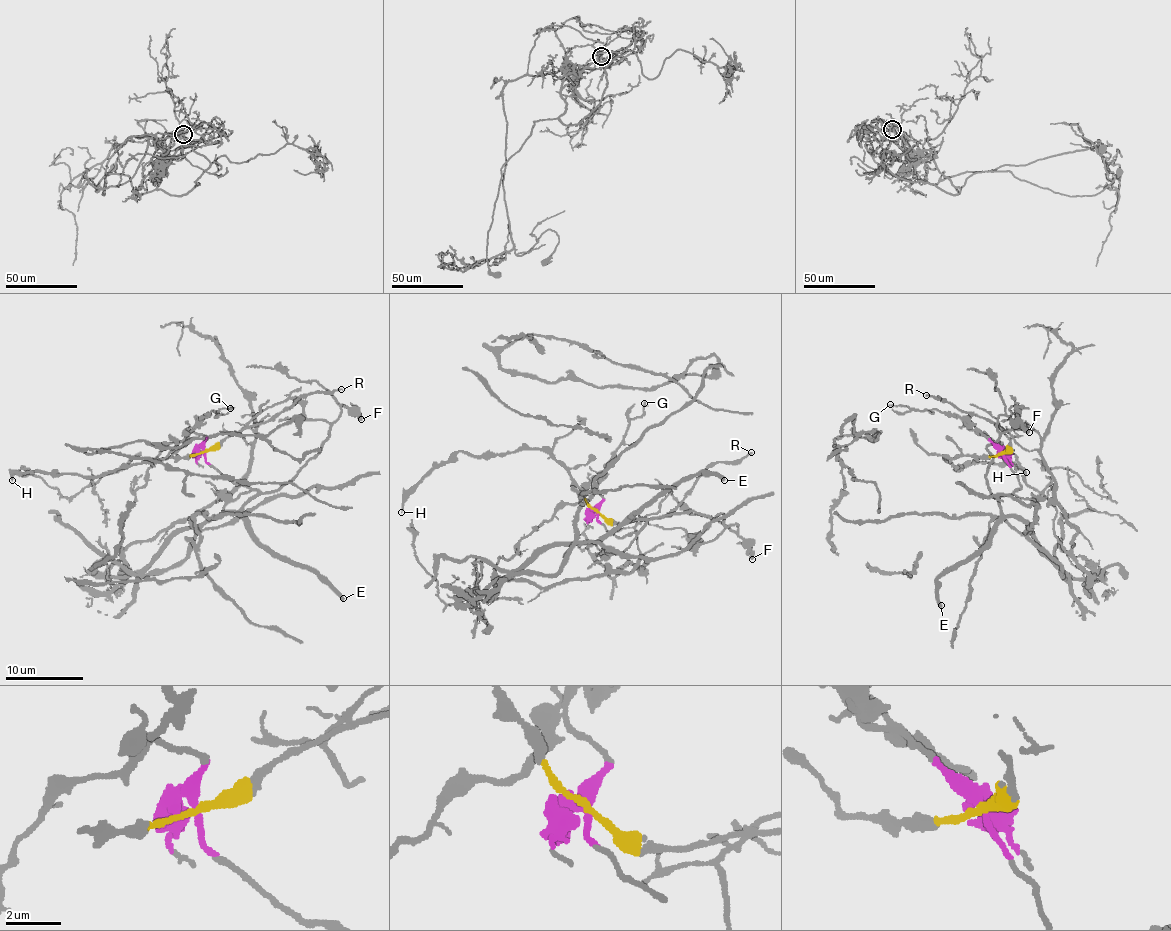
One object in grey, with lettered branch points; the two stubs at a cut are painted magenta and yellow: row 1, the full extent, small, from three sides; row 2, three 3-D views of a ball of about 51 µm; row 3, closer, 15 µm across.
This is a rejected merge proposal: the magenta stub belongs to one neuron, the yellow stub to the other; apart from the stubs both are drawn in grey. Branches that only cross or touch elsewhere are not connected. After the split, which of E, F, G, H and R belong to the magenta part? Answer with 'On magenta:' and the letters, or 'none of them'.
On magenta: E, F, G

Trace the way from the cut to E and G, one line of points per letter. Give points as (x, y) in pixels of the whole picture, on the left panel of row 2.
E: (203, 450), (204, 458), (219, 471), (259, 493), (243, 507), (243, 519), (264, 545), (319, 575), (344, 598)
G: (203, 450), (206, 437), (190, 430), (209, 411), (218, 413), (230, 408)

